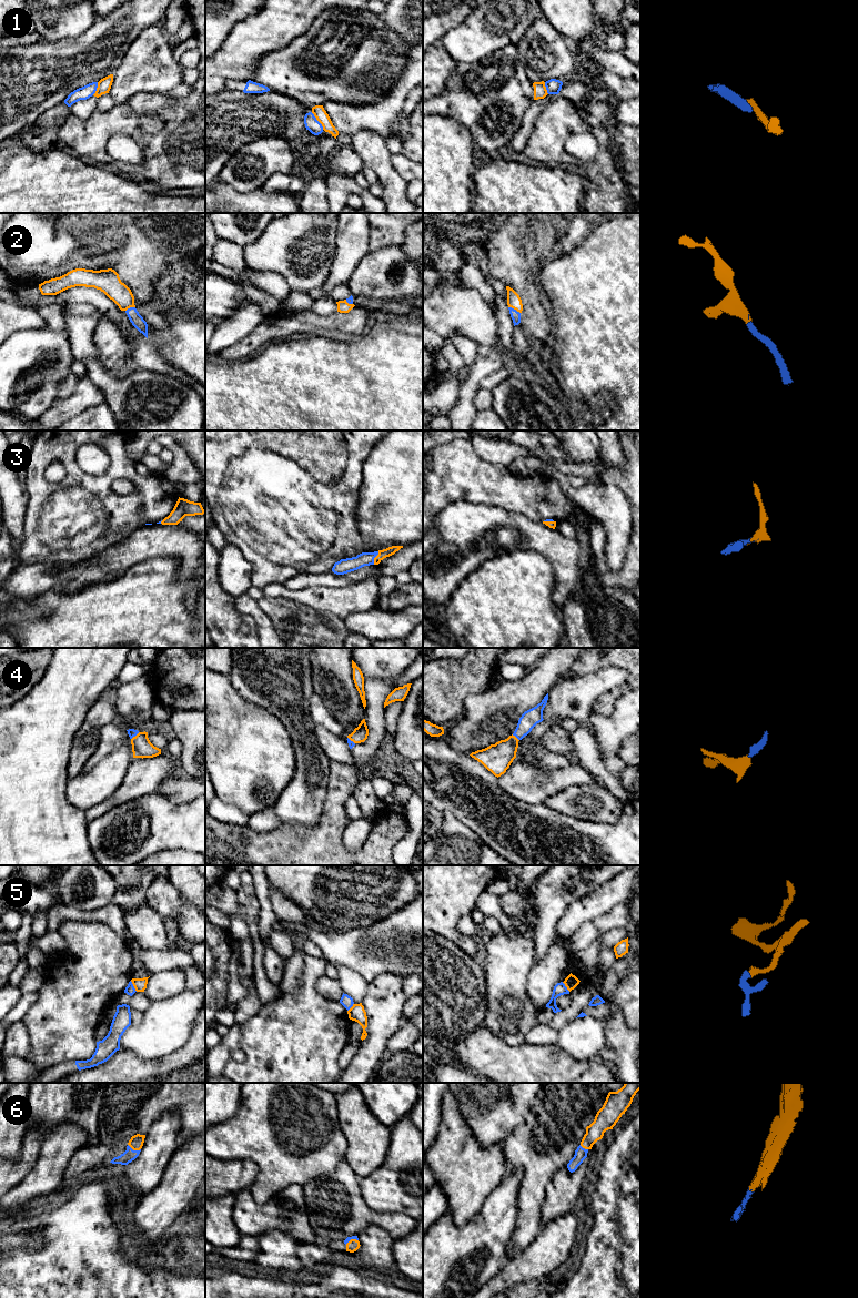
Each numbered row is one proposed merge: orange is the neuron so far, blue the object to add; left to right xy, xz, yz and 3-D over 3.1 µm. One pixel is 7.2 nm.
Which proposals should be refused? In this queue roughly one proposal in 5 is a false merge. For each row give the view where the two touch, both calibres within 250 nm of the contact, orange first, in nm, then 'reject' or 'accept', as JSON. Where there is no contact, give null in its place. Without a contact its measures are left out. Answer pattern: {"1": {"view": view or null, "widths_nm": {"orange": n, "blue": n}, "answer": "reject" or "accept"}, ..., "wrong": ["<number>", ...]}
{"1": {"view": "xz", "widths_nm": {"orange": 90, "blue": 100}, "answer": "reject"}, "2": {"view": "yz", "widths_nm": {"orange": 100, "blue": 70}, "answer": "accept"}, "3": {"view": "xz", "widths_nm": {"orange": 70, "blue": 110}, "answer": "accept"}, "4": {"view": "xy", "widths_nm": {"orange": 140, "blue": 60}, "answer": "accept"}, "5": {"view": "xy", "widths_nm": {"orange": 100, "blue": 70}, "answer": "reject"}, "6": {"view": "xy", "widths_nm": {"orange": 100, "blue": 90}, "answer": "accept"}, "wrong": ["1", "5"]}

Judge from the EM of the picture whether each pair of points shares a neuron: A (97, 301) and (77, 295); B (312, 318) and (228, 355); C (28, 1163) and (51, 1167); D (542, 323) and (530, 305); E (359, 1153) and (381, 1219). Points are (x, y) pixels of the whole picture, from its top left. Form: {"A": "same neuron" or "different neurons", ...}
{"A": "same neuron", "B": "same neuron", "C": "different neurons", "D": "same neuron", "E": "different neurons"}

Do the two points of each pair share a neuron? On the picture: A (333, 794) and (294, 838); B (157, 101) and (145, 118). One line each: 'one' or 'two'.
A: one
B: one

